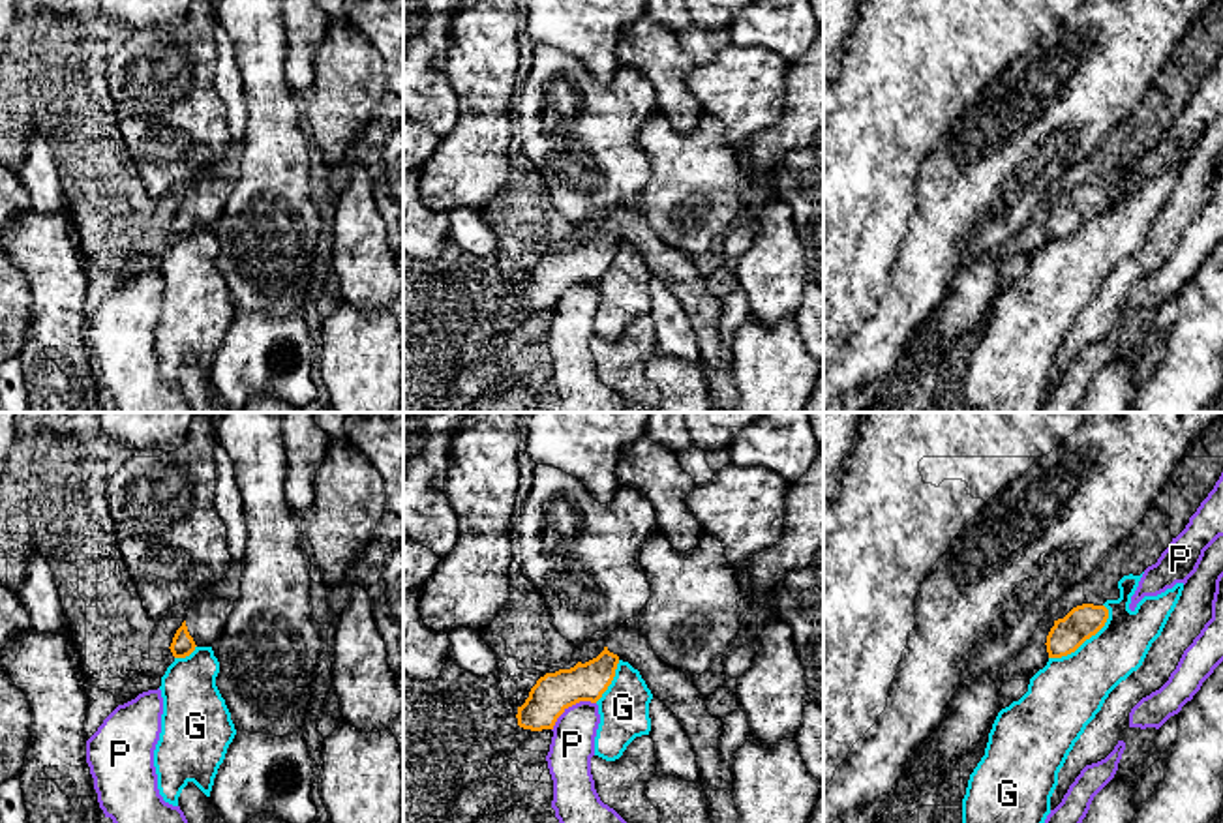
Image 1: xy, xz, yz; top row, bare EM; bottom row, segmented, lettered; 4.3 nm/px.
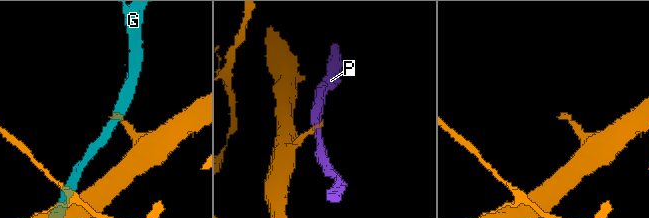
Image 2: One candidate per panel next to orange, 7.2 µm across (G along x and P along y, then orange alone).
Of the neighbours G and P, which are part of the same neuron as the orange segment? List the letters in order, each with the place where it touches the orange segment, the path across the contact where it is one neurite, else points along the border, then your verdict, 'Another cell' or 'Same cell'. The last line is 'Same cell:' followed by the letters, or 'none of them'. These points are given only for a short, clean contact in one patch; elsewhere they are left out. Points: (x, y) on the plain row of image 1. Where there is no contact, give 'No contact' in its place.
G: Touches orange at yz (1083, 222). Boundary: yz (1109, 190), (1107, 201), (1073, 231), (1049, 239). Another cell
P: Touches orange at xz (571, 285). Boundary: xz (595, 282), (573, 284), (552, 310). Another cell
Same cell: none of them

